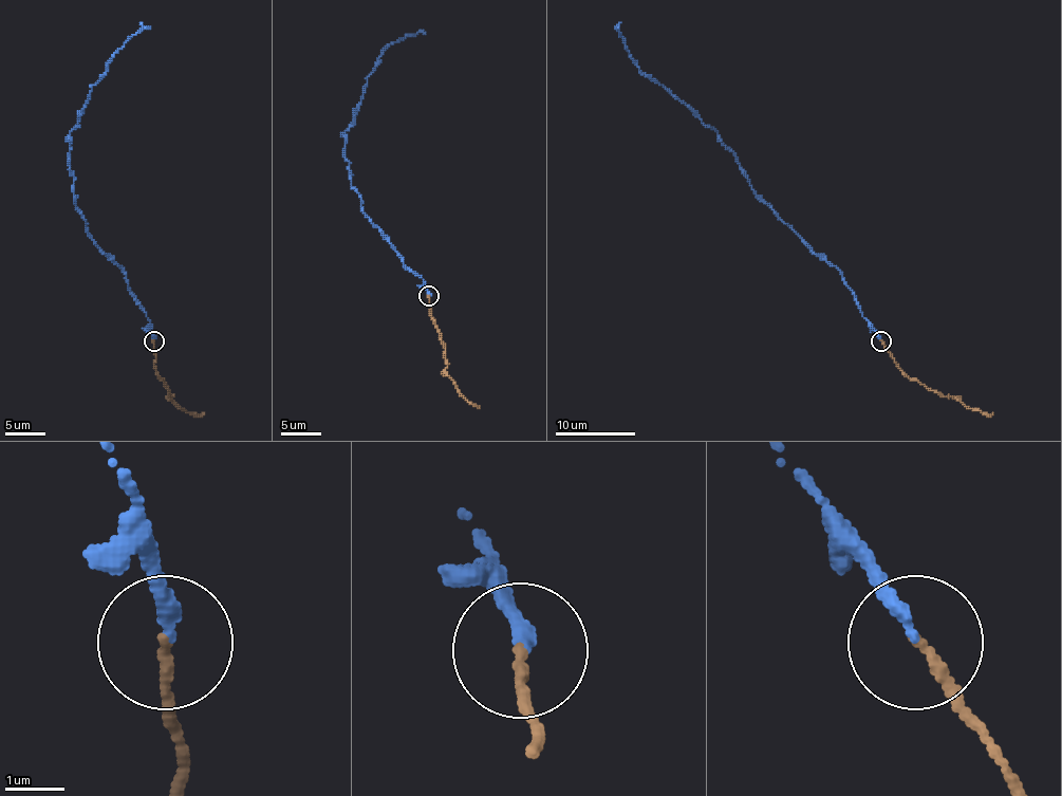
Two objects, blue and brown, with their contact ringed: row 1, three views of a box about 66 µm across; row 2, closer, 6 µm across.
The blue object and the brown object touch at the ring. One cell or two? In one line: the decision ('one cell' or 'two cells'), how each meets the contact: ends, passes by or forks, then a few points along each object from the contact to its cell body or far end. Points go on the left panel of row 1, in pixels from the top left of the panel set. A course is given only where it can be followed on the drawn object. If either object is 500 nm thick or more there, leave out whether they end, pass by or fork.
one cell | blue ends | brown ends | blue via (154, 340), (126, 274), (88, 234), (70, 158), (70, 133), (99, 76), (115, 53), (150, 26) | brown via (154, 340), (154, 368), (172, 396), (170, 399), (188, 412), (204, 412)

